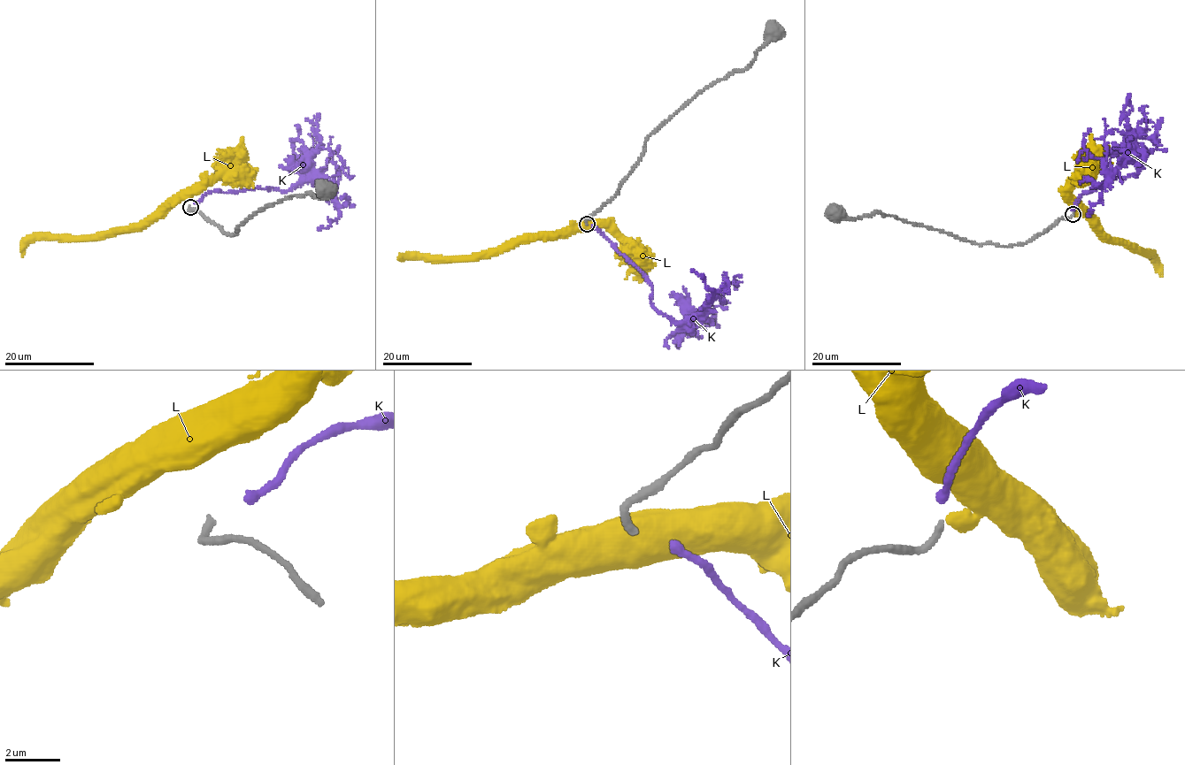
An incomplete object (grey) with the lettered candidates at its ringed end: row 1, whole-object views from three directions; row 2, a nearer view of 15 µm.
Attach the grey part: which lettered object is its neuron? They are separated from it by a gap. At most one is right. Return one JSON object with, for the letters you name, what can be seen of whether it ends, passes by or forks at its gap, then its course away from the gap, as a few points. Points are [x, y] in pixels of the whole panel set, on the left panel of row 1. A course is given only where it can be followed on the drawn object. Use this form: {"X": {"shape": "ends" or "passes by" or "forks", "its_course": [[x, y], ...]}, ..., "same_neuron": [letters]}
{"K": {"shape": "ends", "its_course": [[195, 203], [211, 192], [283, 189], [300, 181], [319, 179], [339, 210], [330, 225], [319, 229]]}, "same_neuron": ["K"]}

